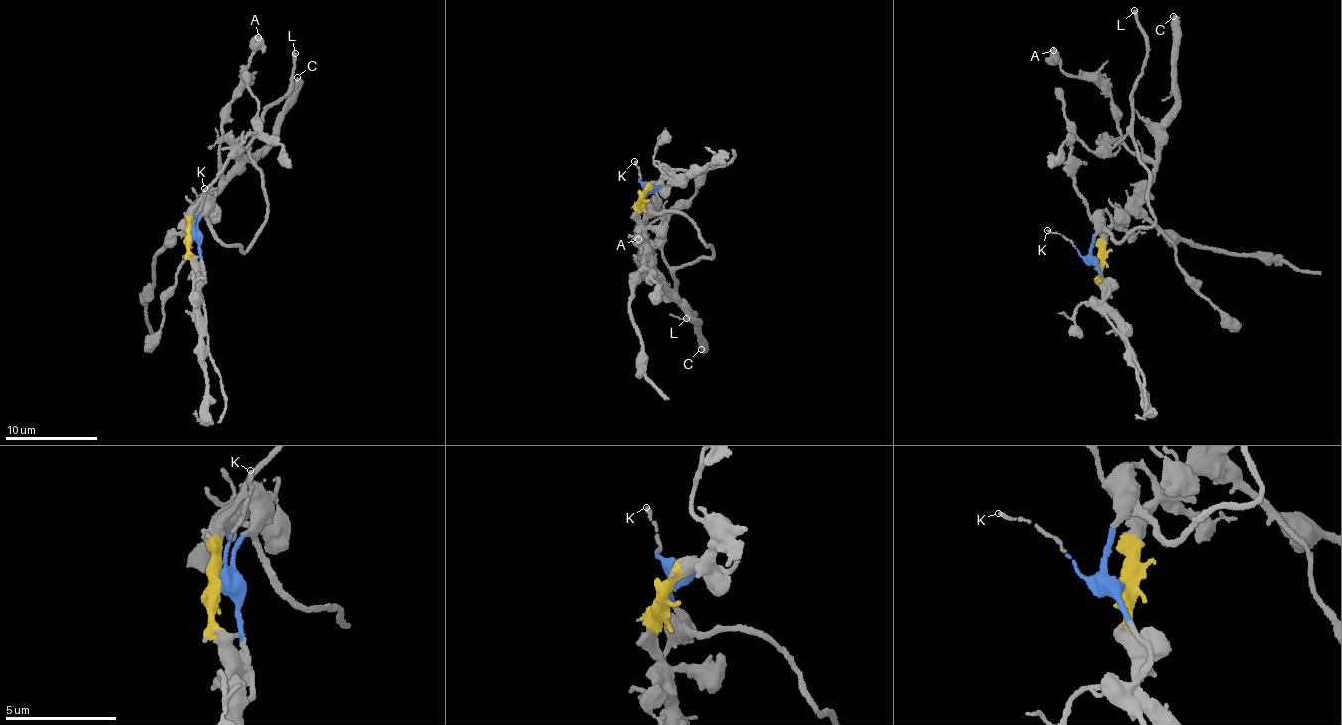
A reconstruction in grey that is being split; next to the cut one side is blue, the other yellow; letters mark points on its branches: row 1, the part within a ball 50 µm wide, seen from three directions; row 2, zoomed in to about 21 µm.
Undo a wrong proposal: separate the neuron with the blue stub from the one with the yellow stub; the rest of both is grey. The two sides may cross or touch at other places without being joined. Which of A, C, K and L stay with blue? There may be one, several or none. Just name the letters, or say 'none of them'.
K, L

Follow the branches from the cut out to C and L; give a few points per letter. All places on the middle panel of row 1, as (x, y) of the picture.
C: (644, 193), (635, 210), (646, 248), (659, 275), (685, 304), (693, 319), (697, 318), (694, 333), (700, 349)
L: (646, 193), (650, 208), (687, 216), (710, 246), (711, 259), (671, 276), (693, 313), (687, 319)

